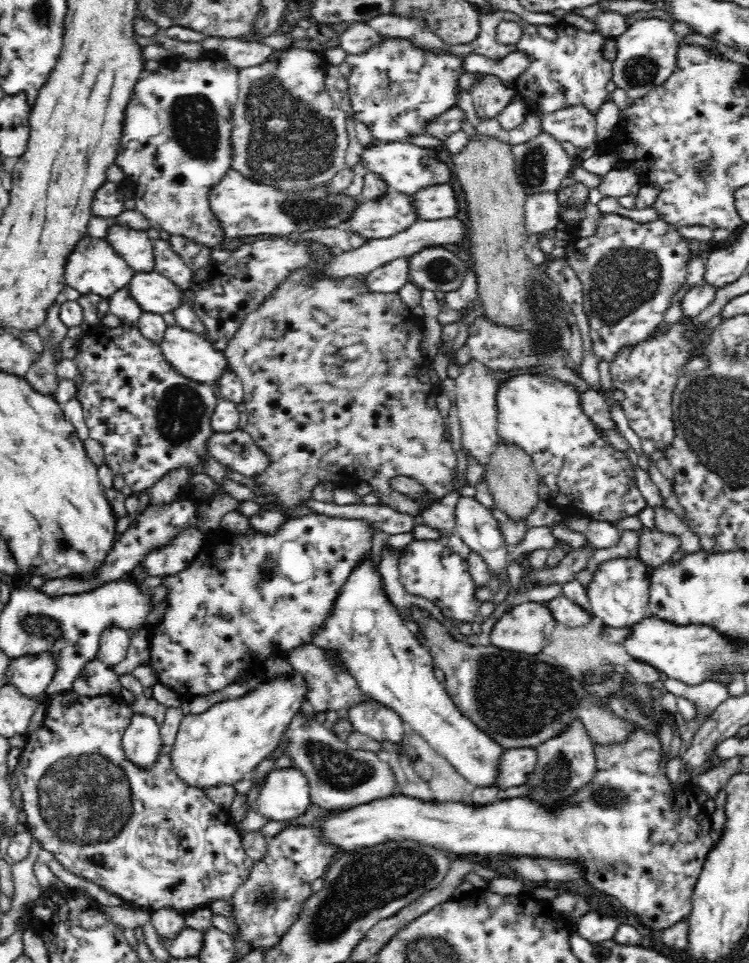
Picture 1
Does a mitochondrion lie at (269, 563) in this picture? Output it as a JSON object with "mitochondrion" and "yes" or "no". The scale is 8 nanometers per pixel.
{"mitochondrion":"yes"}

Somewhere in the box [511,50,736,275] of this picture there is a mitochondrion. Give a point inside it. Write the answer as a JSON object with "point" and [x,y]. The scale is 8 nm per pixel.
{"point":[639,72]}

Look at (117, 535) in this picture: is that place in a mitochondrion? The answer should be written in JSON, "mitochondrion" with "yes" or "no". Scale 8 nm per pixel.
{"mitochondrion":"no"}

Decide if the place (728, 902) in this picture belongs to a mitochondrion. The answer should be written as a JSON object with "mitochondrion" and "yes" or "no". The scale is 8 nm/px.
{"mitochondrion":"no"}

